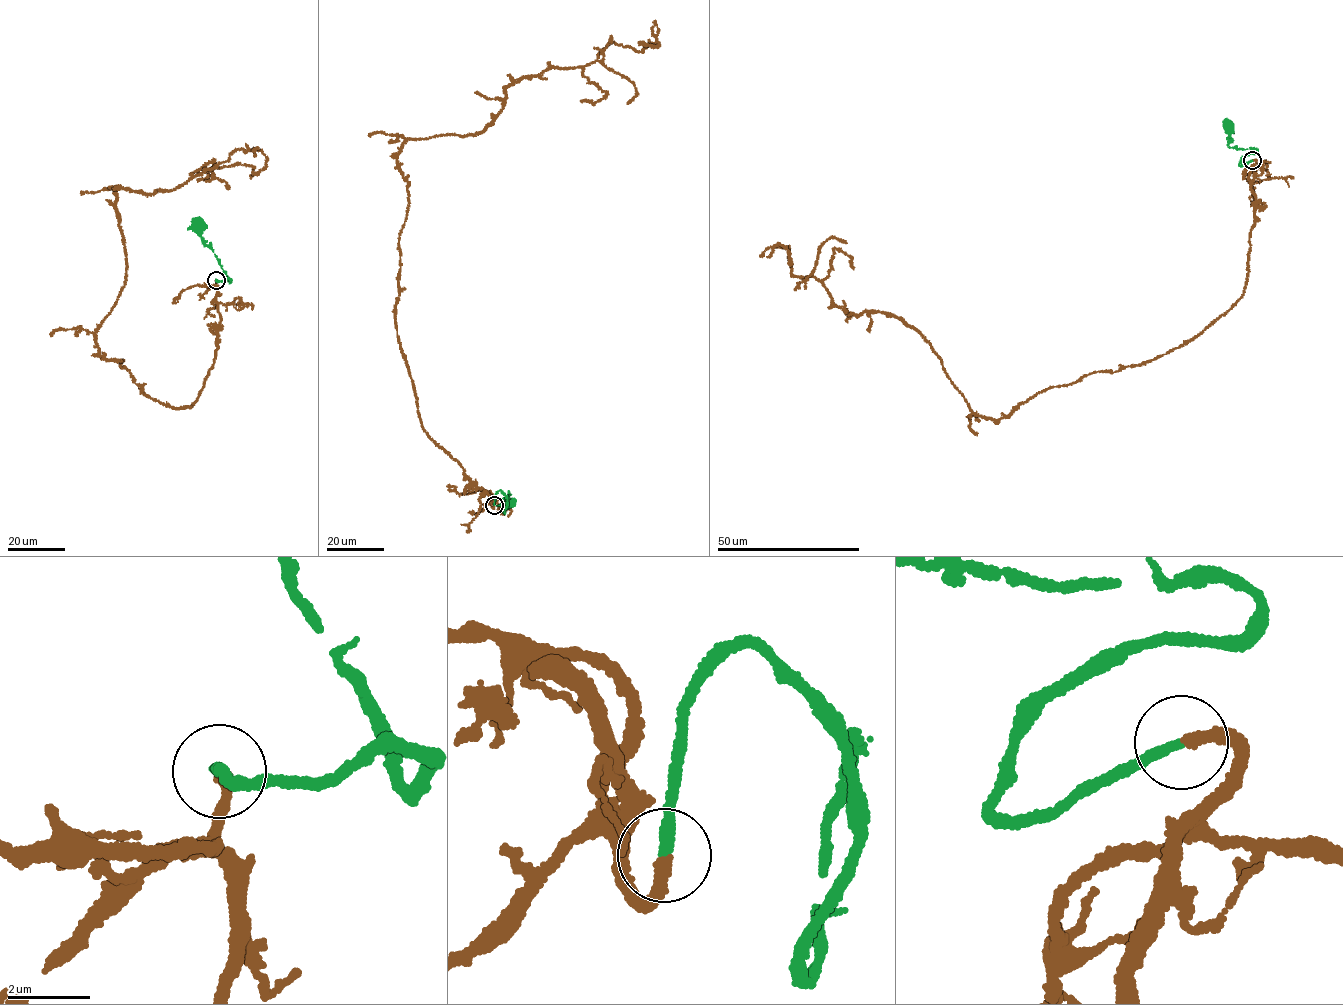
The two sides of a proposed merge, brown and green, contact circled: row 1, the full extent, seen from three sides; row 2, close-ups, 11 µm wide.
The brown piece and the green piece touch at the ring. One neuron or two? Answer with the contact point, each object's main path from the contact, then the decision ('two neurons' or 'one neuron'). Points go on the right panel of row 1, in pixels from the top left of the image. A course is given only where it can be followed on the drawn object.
at (1252, 160); brown runs (1252, 160), (1230, 309), (997, 419), (923, 335), (847, 314), (778, 243), (788, 264); green runs (1252, 160), (1239, 164), (1243, 157), (1257, 150), (1228, 147), (1232, 140), (1227, 126); one neuron

